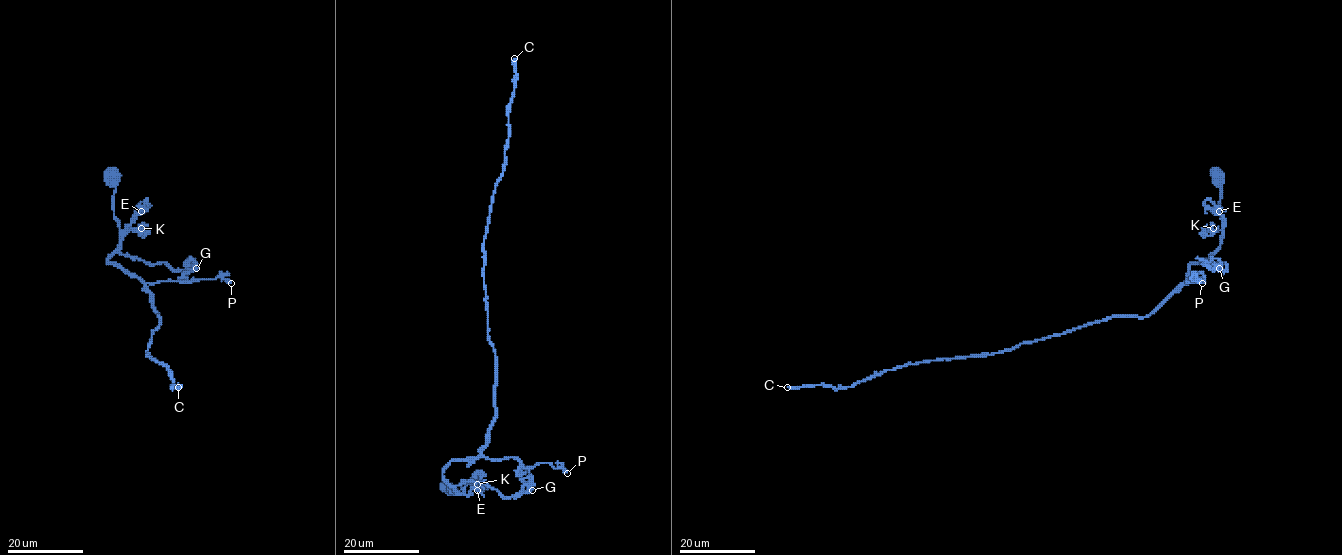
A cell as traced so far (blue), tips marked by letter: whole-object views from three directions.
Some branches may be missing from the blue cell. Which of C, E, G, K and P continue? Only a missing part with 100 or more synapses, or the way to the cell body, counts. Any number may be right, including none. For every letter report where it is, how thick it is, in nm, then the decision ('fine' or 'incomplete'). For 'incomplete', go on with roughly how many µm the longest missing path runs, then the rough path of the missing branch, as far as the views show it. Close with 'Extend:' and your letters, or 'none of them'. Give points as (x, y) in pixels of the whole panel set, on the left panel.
C: (178, 387) | 400 nm | incomplete | 170 µm | (178, 387), (260, 319), (248, 272), (262, 158), (249, 109), (277, 109), (283, 84), (281, 50), (260, 25)
E: (141, 211) | 110 nm | fine
G: (196, 268) | 200 nm | fine
K: (141, 228) | 200 nm | fine
P: (231, 283) | 200 nm | fine
Extend: C

